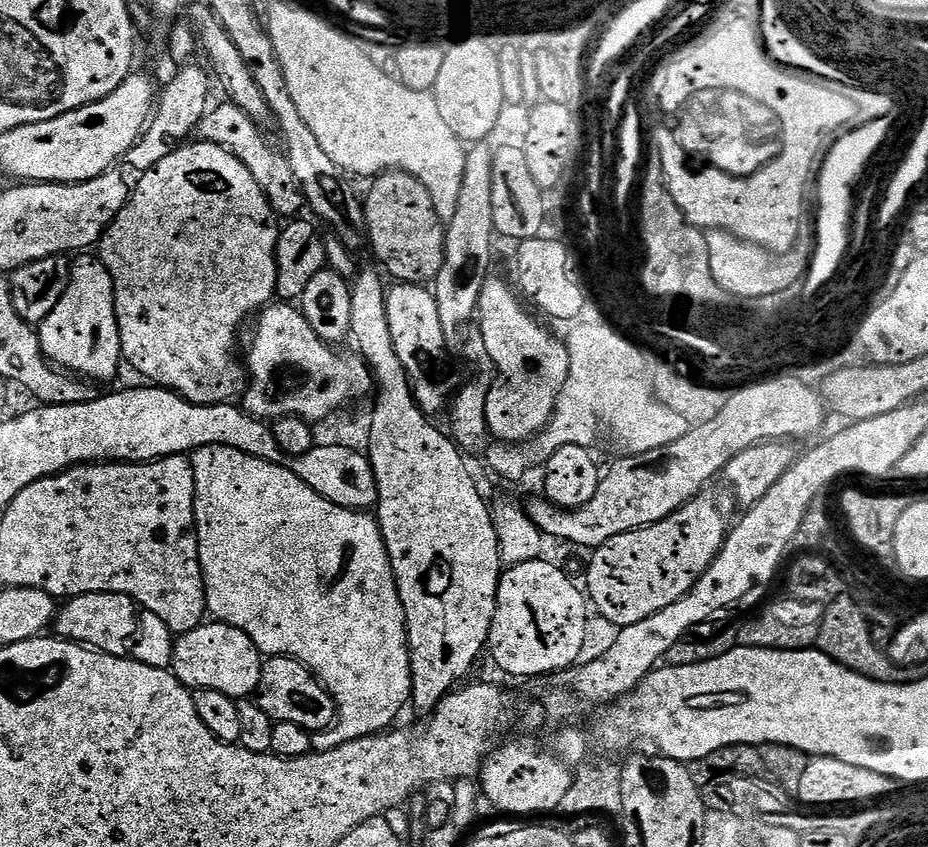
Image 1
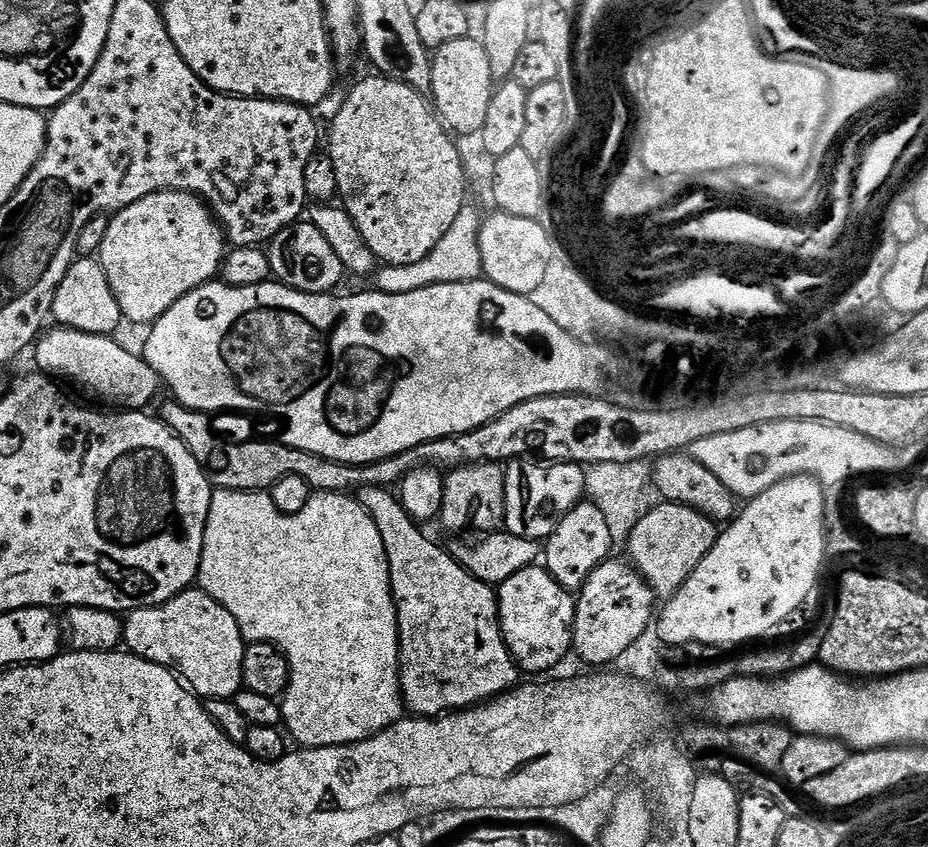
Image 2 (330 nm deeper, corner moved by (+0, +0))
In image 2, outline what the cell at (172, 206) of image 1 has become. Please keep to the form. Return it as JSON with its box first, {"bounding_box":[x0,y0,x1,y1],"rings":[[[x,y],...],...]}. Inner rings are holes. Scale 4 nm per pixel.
{"bounding_box":[98,192,226,326],"rings":[[[159,192],[150,194],[120,212],[108,221],[106,236],[102,240],[98,259],[114,298],[118,298],[121,317],[132,324],[151,326],[178,298],[190,294],[203,284],[211,284],[219,277],[220,266],[226,255],[226,237],[216,223],[211,208],[193,192]]]}

